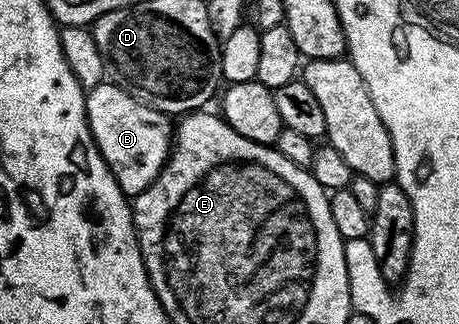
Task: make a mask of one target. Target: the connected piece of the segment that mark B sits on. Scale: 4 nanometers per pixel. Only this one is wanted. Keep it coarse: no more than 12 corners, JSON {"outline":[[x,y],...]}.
{"outline":[[108,81],[87,92],[95,145],[122,195],[159,177],[170,116]]}

